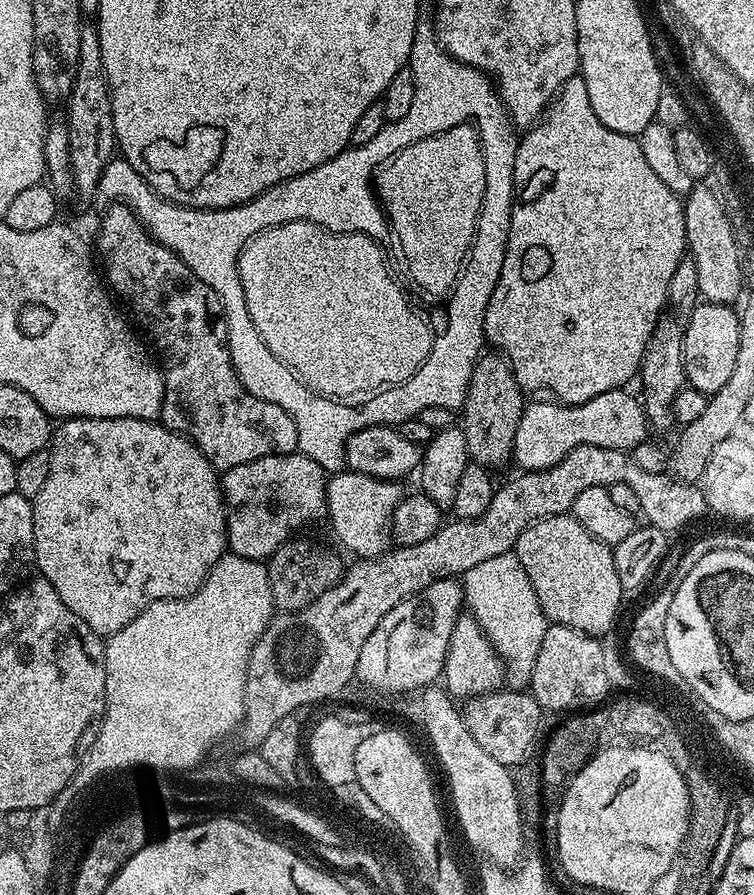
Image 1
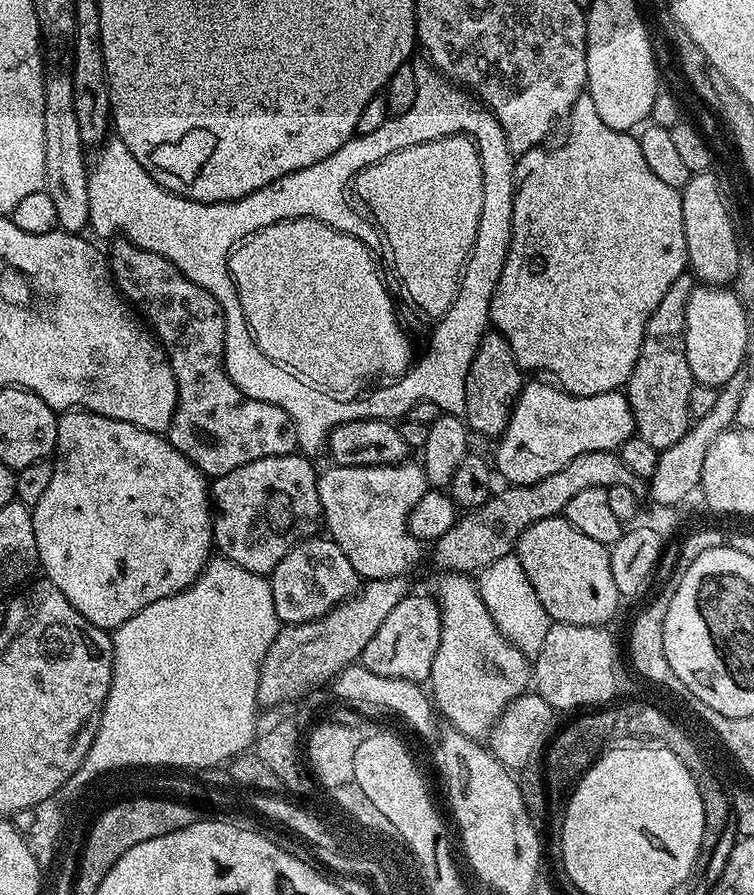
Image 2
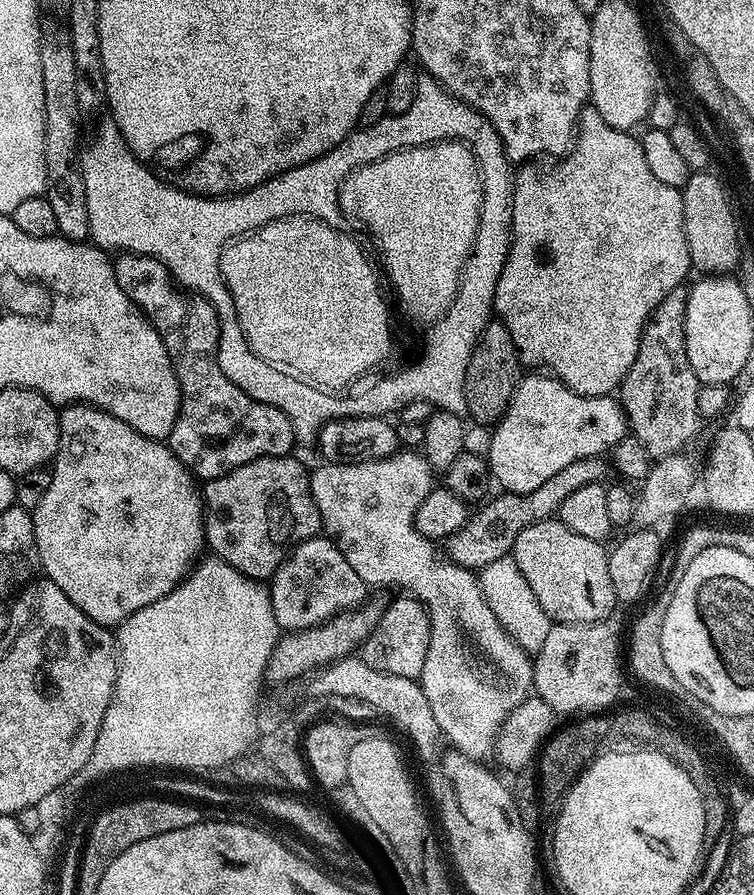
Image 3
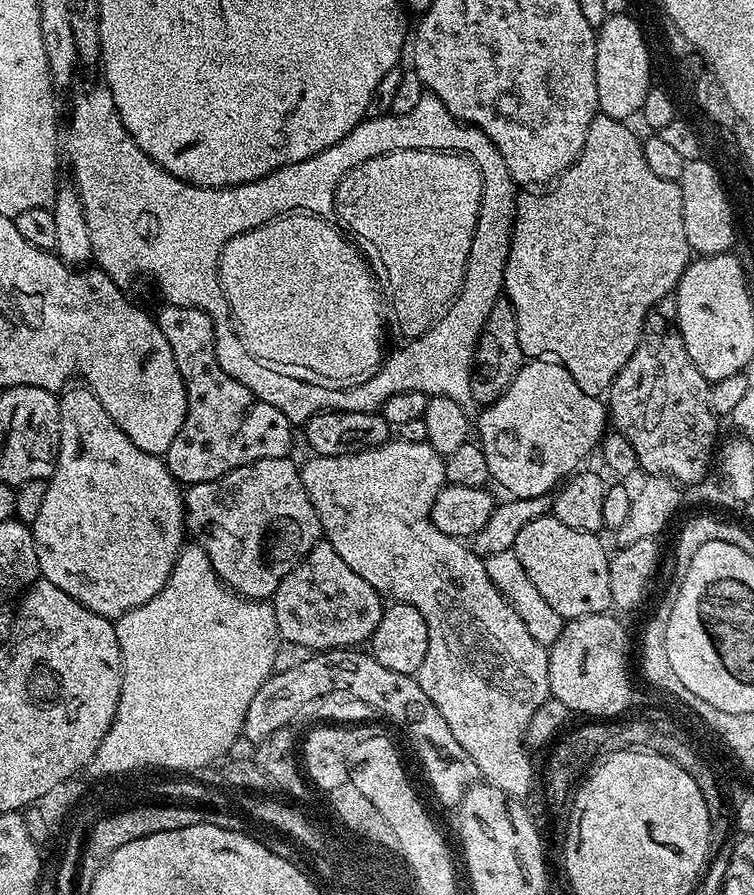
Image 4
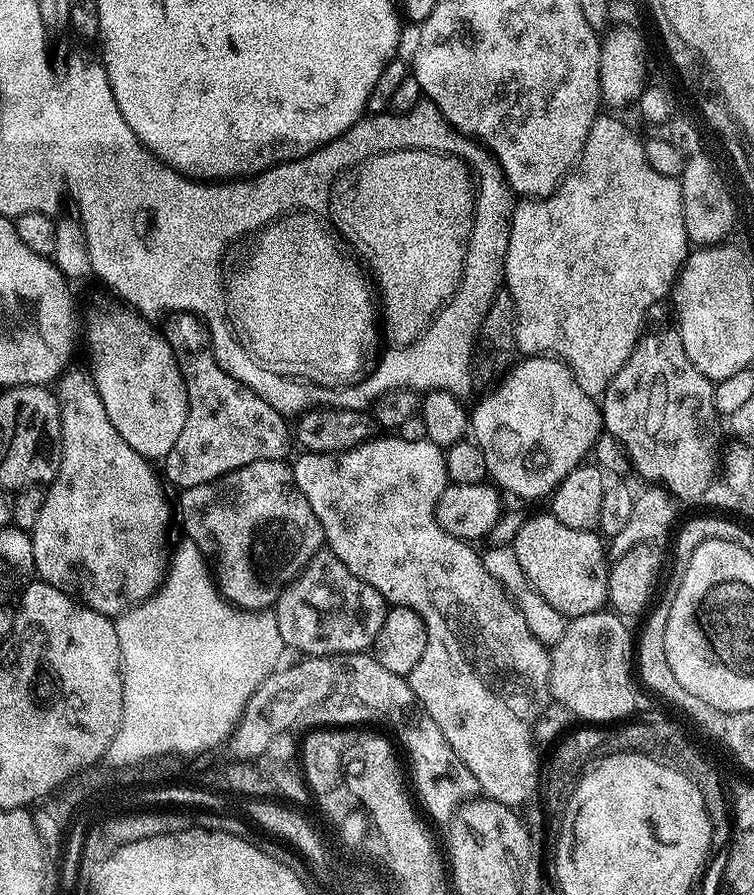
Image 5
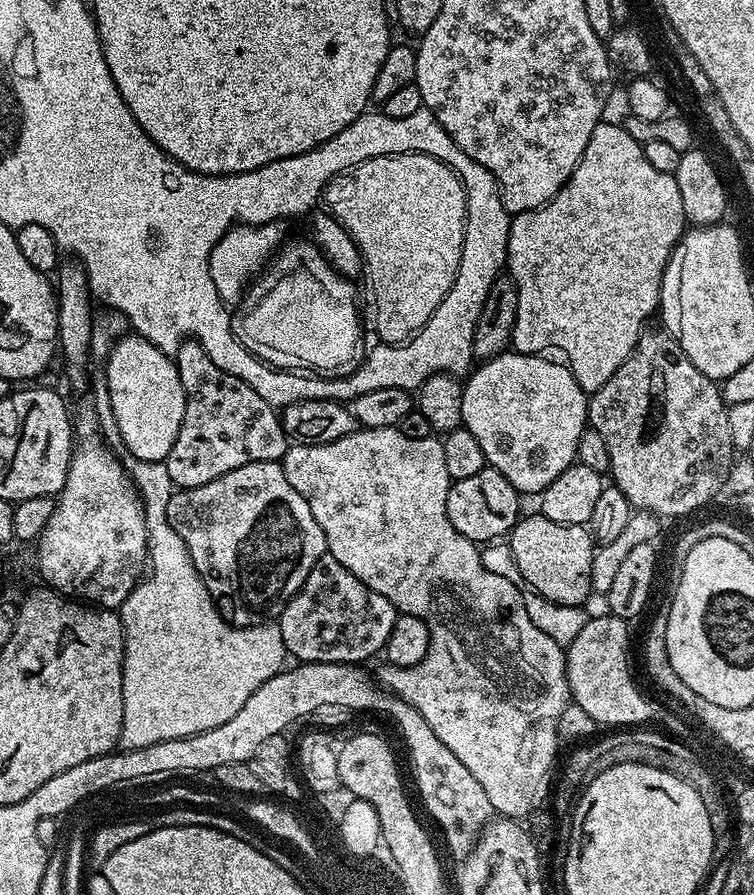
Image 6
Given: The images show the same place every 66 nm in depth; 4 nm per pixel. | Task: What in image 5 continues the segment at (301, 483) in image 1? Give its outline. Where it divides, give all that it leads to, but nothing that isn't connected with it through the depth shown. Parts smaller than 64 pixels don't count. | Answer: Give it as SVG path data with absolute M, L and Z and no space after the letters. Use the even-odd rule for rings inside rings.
M284 460L250 462L250 466L242 466L209 484L183 489L179 496L180 505L177 508L175 505L174 512L180 515L183 535L193 540L198 550L210 558L220 595L243 611L271 609L284 587L299 576L316 552L325 547L322 526L314 510L310 510L310 502L306 502L292 483L292 469Z

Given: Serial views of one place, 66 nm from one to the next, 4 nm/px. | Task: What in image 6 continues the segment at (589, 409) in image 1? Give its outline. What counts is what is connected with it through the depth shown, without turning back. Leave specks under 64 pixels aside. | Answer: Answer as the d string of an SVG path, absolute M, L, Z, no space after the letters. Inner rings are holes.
M515 350L503 352L501 356L495 356L492 360L485 360L477 363L475 367L467 373L466 379L463 381L462 394L462 420L463 427L470 430L470 434L474 434L474 438L478 438L479 444L482 446L482 454L486 461L487 467L498 470L498 474L502 474L502 478L506 478L506 482L510 482L510 486L514 486L516 491L521 494L533 492L539 494L543 492L546 486L550 486L550 482L554 482L554 478L558 478L558 474L562 474L562 470L566 470L571 464L577 463L576 451L578 444L582 438L585 428L589 427L588 422L588 401L589 393L582 390L582 386L578 386L578 382L574 378L574 374L567 366L567 363L559 362L555 364L549 357L544 354L525 354Z

